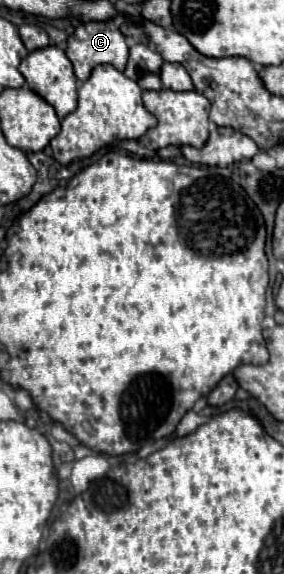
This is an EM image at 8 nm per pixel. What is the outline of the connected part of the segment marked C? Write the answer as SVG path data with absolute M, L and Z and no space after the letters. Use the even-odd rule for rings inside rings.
M114 19L106 21L80 21L78 27L74 29L74 35L66 43L66 55L74 65L74 73L80 81L86 81L90 71L100 65L100 63L110 63L118 71L124 71L126 61L128 61L128 45L124 41L122 31L116 27Z

